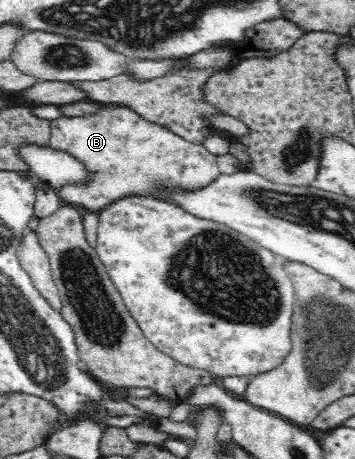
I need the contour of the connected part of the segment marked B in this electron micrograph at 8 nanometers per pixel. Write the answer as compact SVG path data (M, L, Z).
M101 105L101 108L87 114L74 117L60 116L48 122L50 126L49 144L52 148L62 149L74 155L84 161L88 168L95 171L95 181L88 185L88 188L64 188L58 192L63 201L81 205L88 211L98 212L114 200L124 196L150 195L148 189L151 189L156 181L168 180L186 188L197 188L208 185L221 174L217 157L211 155L205 148L186 141L168 126L148 121L148 118L126 107Z

